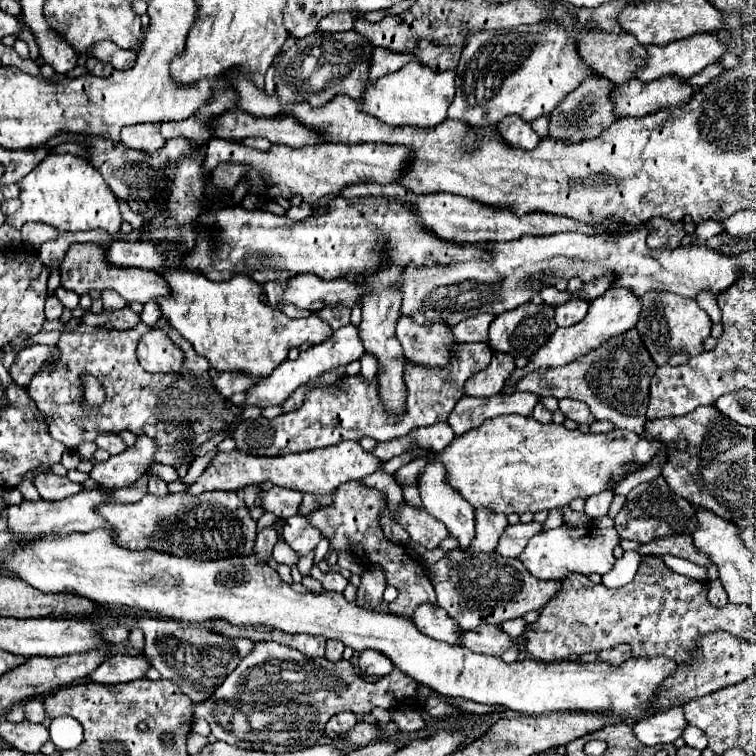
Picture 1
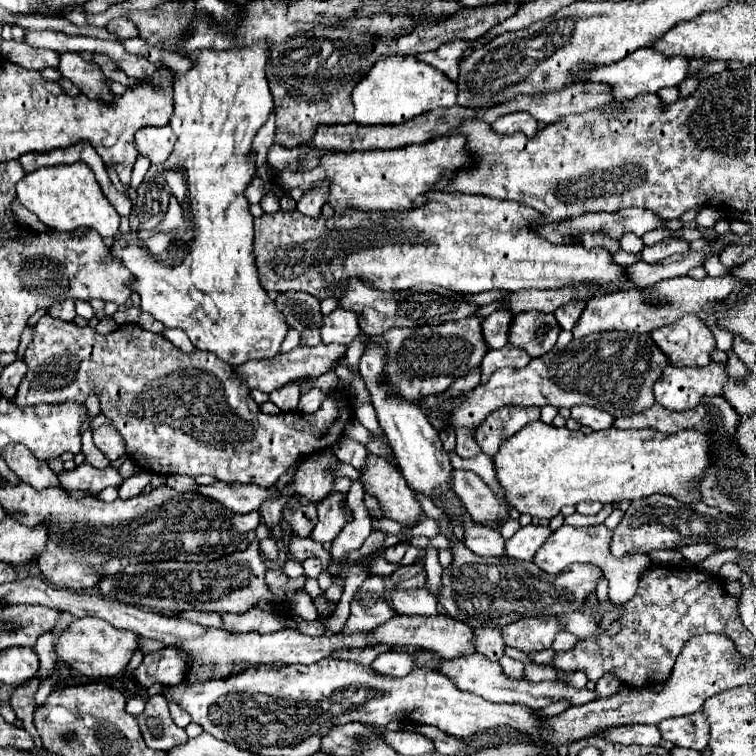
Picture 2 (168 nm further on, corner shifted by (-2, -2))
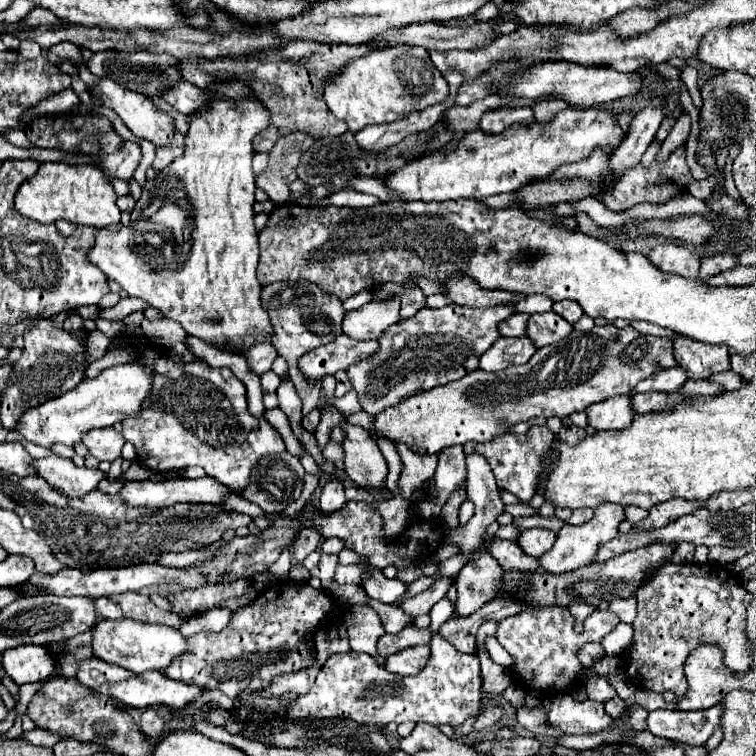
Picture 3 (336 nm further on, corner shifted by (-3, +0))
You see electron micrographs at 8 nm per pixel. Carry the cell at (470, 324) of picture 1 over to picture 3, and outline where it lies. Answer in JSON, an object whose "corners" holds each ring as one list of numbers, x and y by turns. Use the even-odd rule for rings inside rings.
{"corners":[[512,314,508,320,500,324,500,334,502,336,526,336,526,324,528,324,528,314]]}

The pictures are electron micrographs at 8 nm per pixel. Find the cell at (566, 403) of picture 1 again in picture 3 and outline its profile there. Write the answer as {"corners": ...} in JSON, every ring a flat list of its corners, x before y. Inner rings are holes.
{"corners":[[620,394,610,400,592,404,586,408,590,426,596,430,622,430,628,428,634,420,634,408,632,408,632,396]]}

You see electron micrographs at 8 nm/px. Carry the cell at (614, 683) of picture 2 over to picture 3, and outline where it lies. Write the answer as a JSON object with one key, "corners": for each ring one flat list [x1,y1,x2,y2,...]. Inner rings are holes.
{"corners":[[616,696,616,698,608,700,604,706,606,706,606,714,608,714,608,716,612,716,612,718,616,720,616,718,620,718,620,716,622,716,622,712,624,712,624,708,626,708,626,702,624,702,622,698,618,698,618,696]]}

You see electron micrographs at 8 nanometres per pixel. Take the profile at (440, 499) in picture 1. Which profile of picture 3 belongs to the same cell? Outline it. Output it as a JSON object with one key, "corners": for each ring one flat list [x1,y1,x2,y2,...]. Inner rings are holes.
{"corners":[[492,538,490,554,498,560,498,564,504,570,512,570,512,572,536,572,540,568,538,558,526,556,522,552,522,548,518,546,518,542,512,542,512,540]]}

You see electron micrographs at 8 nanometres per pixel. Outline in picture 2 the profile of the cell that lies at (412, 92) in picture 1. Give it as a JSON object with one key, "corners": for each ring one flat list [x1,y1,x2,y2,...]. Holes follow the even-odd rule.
{"corners":[[415,56,381,58,377,66,353,88,355,122,359,124,403,124,413,116,429,112,433,106,453,106,457,84,437,68,415,60]]}

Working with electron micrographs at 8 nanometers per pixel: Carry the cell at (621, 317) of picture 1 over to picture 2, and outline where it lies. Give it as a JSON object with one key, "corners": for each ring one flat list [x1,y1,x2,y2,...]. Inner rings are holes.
{"corners":[[727,274,723,278,707,276,703,280,693,280,689,276,681,276,681,278,657,282,649,288,633,288,633,290,623,290,617,294,611,292,609,296,595,296,593,300,587,302,577,326,573,328,573,338,585,338,585,336,607,332,607,330,651,332,659,326,673,324,683,314,699,312,707,302,723,300,723,298,727,298,729,292,739,292,745,286,747,286,745,282,737,282,731,274]]}

